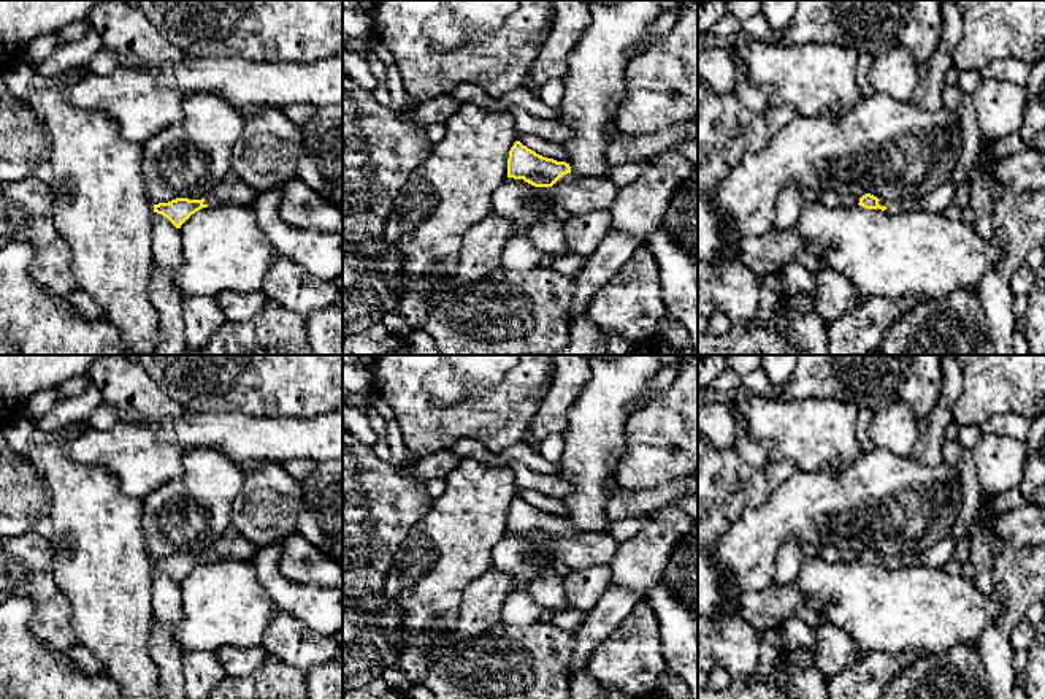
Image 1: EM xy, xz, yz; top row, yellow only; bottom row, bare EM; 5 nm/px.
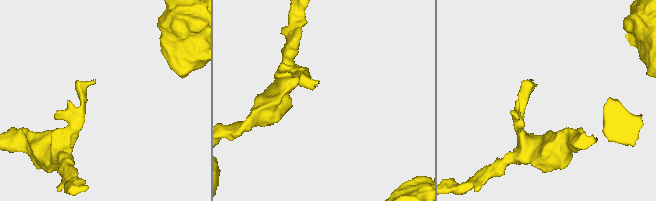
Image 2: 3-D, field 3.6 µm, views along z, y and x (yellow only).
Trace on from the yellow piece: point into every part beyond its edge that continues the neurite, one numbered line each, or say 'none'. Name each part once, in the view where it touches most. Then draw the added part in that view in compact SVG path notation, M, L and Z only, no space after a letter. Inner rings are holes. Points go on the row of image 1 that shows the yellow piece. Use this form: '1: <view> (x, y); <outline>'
1: xz (574, 195); M571 171L553 184L552 197L568 216L582 216L609 211L617 192L617 185L609 178L577 178Z

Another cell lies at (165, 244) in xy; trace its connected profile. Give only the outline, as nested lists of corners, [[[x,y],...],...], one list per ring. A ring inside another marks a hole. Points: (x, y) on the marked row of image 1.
[[[154,212],[152,243],[155,268],[174,282],[176,271],[181,266],[181,236],[167,217]]]

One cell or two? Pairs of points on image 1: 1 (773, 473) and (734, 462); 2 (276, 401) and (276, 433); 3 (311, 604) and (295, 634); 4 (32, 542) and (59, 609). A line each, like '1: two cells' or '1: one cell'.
1: one cell
2: two cells
3: two cells
4: one cell

